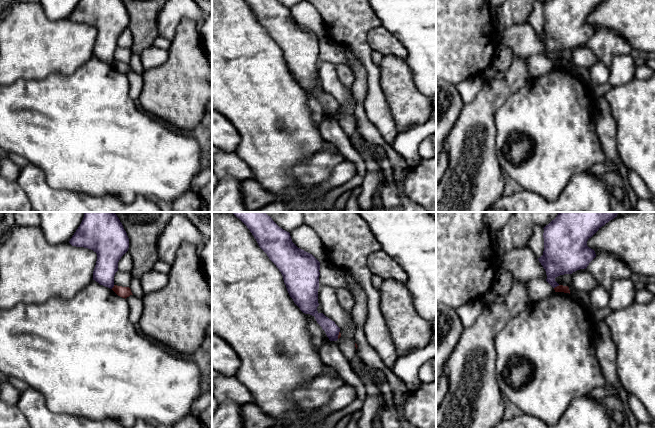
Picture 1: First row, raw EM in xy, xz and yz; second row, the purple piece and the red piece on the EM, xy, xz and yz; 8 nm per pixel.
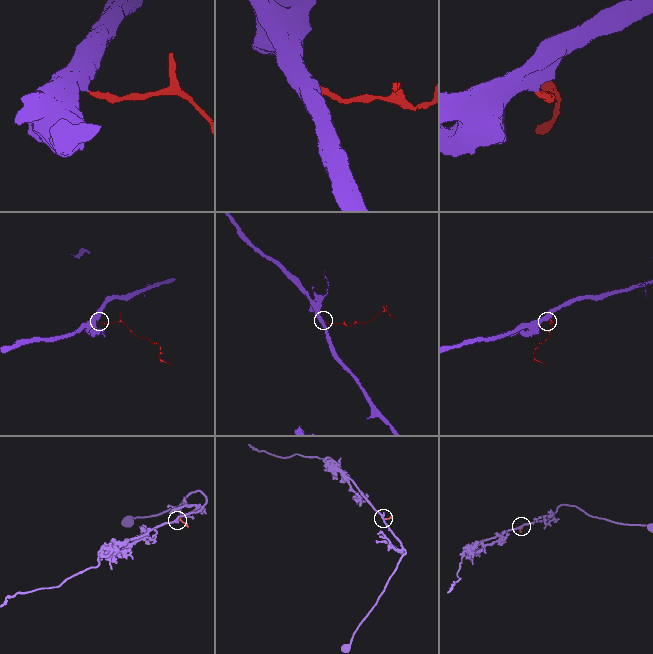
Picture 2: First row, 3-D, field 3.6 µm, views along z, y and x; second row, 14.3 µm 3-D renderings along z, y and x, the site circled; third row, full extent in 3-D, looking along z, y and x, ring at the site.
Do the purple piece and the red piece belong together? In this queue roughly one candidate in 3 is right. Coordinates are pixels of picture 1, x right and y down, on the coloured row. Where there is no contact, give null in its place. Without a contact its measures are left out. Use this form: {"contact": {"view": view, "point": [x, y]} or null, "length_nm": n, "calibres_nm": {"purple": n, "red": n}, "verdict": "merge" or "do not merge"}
{"contact": {"view": "yz", "point": [556, 286]}, "length_nm": 50, "calibres_nm": {"purple": 300, "red": 60}, "verdict": "do not merge"}

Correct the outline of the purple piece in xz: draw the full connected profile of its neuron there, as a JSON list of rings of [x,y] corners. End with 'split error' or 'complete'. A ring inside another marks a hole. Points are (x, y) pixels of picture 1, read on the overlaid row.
[[[232,212],[237,218],[239,218],[250,230],[254,238],[256,239],[259,247],[267,254],[269,259],[276,265],[283,276],[284,283],[290,297],[294,303],[305,314],[310,314],[315,317],[317,323],[325,331],[330,341],[337,341],[340,328],[334,321],[326,317],[323,313],[317,311],[318,303],[318,289],[319,289],[319,276],[320,276],[320,262],[310,253],[298,248],[291,239],[290,233],[280,228],[270,216],[265,212]]]; complete

